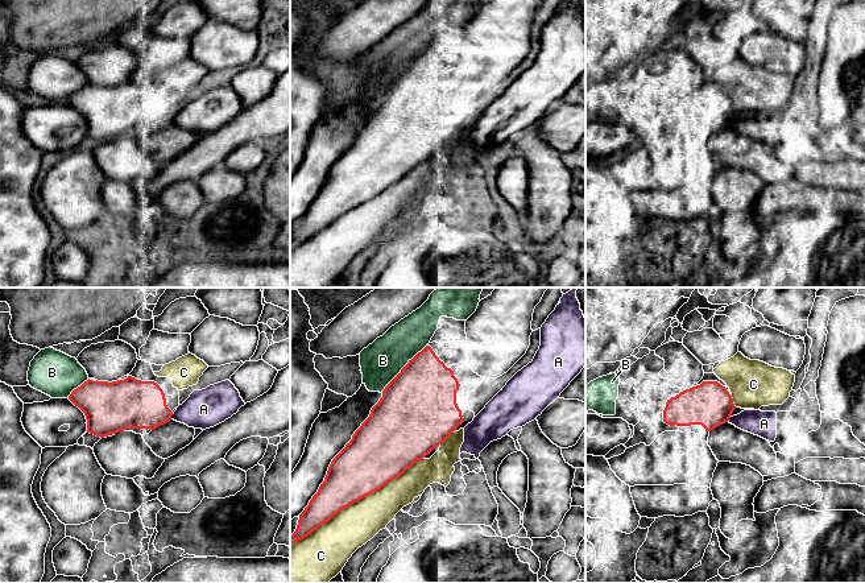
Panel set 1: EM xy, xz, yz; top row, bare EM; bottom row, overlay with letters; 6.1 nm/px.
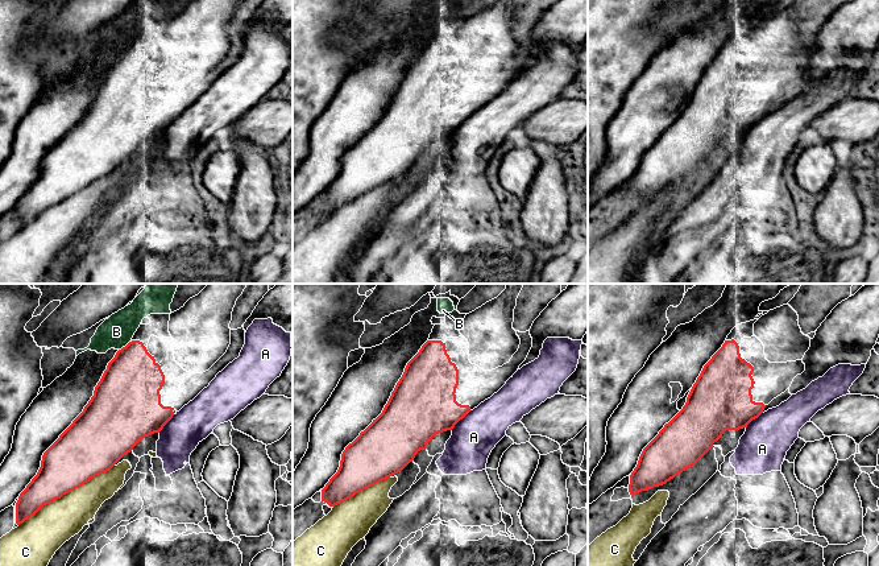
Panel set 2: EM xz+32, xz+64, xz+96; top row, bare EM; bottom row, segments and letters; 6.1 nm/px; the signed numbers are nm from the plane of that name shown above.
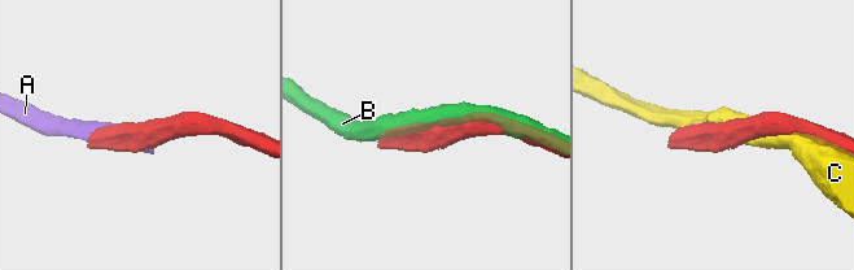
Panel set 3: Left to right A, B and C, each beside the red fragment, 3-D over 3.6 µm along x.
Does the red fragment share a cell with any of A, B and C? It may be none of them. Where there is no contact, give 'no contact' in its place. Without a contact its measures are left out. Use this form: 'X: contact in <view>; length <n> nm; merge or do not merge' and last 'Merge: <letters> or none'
A: contact in xy; length 40 nm; do not merge
B: contact in xz; length 400 nm; do not merge
C: contact in xz; length 1000 nm; do not merge
Merge: none

